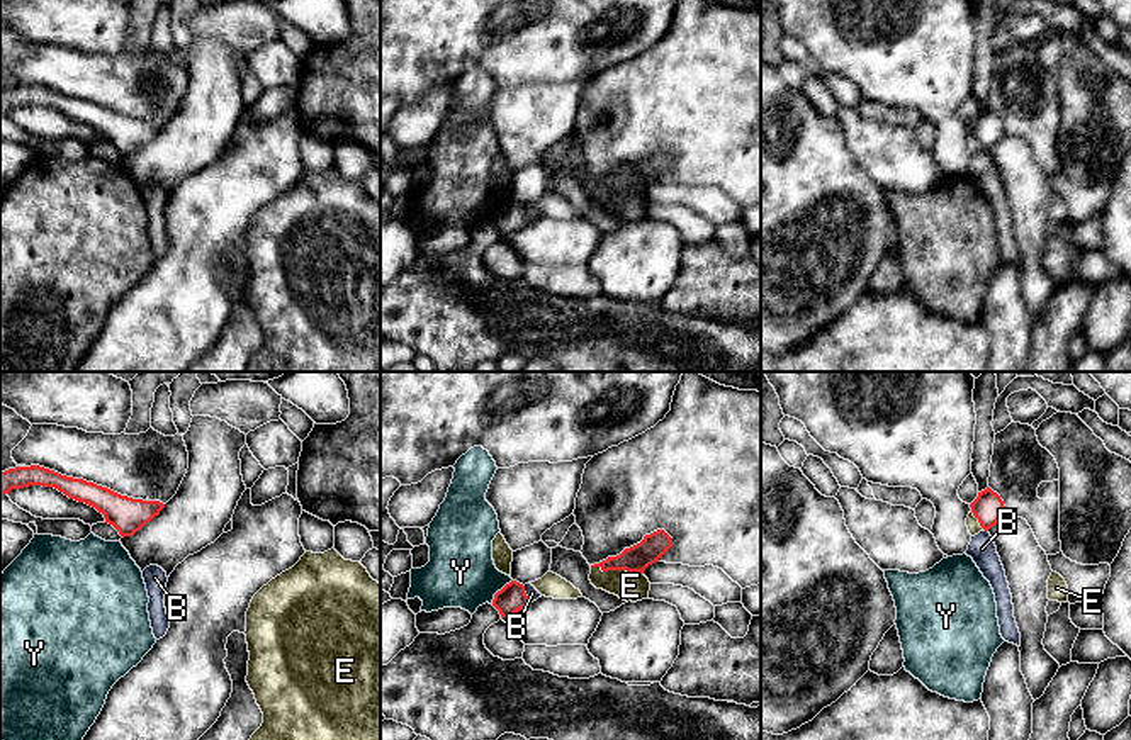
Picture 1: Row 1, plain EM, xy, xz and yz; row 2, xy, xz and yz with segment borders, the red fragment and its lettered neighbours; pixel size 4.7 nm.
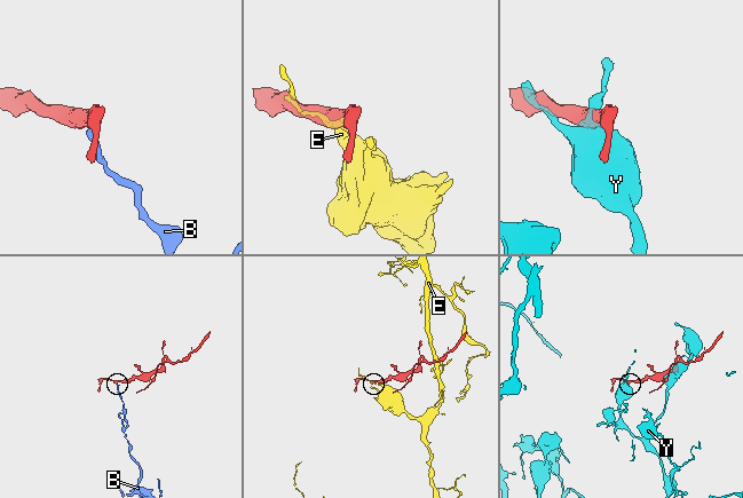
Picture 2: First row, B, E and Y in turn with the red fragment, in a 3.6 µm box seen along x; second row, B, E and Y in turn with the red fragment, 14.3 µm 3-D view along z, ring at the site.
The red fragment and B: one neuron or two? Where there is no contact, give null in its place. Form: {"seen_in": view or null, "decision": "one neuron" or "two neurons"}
{"seen_in": "xz", "decision": "two neurons"}

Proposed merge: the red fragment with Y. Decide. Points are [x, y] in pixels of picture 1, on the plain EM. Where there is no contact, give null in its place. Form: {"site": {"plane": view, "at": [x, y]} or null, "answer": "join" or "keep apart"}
{"site": {"plane": "xz", "at": [498, 211]}, "answer": "keep apart"}

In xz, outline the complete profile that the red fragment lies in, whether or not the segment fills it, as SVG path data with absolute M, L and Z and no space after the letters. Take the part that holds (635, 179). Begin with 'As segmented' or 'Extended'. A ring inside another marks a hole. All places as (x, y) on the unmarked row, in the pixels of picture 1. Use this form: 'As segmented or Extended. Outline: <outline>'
As segmented. Outline: M657 149L650 154L645 154L640 163L625 168L620 175L608 177L606 180L591 187L599 187L603 192L627 190L644 193L649 185L659 182L671 165L672 158L664 149Z

